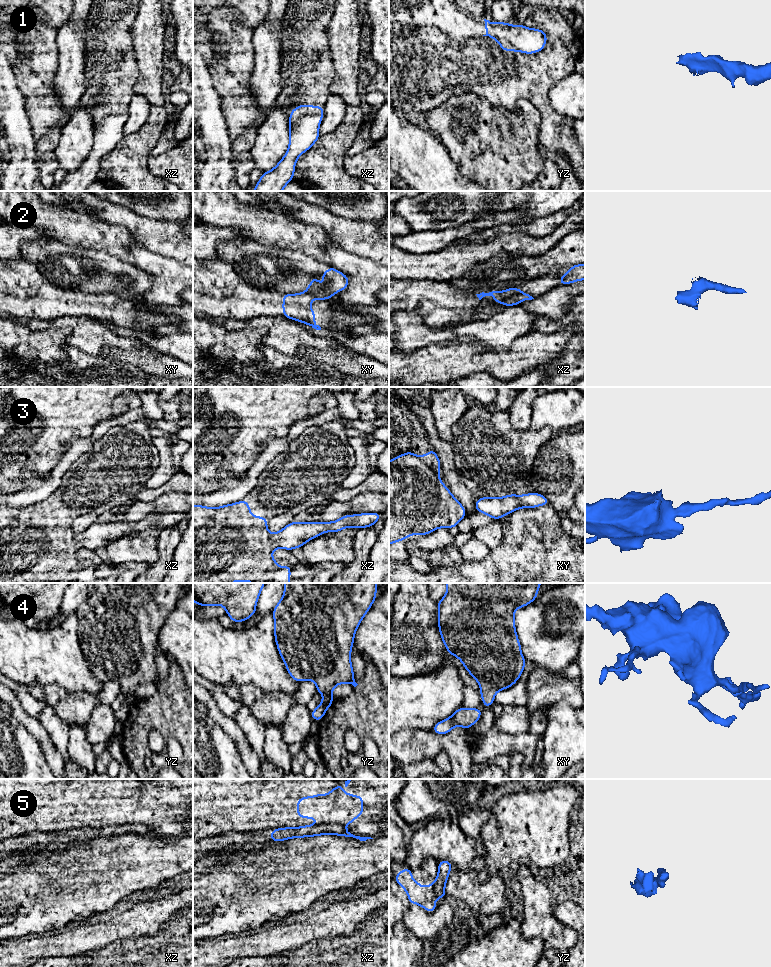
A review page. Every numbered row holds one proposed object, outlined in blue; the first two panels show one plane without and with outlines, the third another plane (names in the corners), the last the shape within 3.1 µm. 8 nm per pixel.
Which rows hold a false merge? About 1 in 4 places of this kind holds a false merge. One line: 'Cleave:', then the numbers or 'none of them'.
Cleave: 2, 5

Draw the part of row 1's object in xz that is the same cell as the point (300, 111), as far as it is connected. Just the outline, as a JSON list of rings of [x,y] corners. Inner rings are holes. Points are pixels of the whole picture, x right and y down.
[[[303,104],[289,115],[289,147],[284,157],[270,171],[263,172],[253,191],[282,191],[293,180],[295,164],[301,154],[308,151],[319,139],[319,125],[324,105]]]

